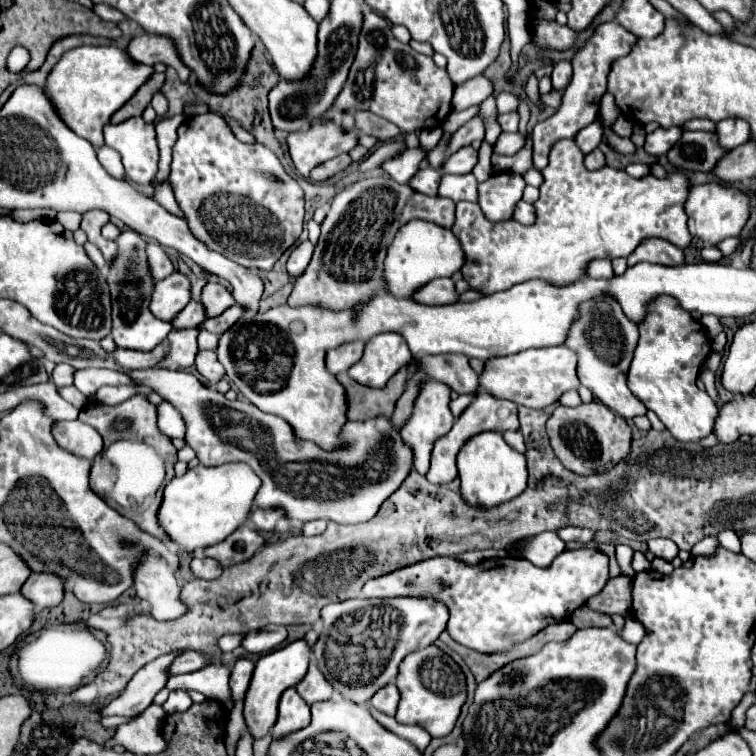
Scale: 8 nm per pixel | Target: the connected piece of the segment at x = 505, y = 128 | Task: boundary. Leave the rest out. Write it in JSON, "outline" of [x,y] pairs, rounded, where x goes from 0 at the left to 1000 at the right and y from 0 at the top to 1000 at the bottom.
{"outline":[[[677,148],[677,151],[659,151],[656,153],[664,175],[683,175],[685,172],[685,151]]]}

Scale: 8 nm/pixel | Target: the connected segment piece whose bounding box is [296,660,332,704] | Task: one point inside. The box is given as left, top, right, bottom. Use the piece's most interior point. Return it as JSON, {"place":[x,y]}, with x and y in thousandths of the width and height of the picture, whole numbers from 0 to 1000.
{"place":[414,910]}

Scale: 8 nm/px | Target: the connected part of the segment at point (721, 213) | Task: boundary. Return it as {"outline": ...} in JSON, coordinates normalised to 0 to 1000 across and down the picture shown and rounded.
{"outline":[[[947,238],[915,246],[907,265],[907,283],[921,294],[921,312],[934,323],[947,325],[958,315],[976,312],[987,299],[992,288],[992,257]]]}

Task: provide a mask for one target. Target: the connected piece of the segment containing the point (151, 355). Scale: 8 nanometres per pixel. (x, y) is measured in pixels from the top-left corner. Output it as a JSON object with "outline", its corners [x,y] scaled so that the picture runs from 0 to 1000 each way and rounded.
{"outline":[[[214,452],[214,455],[209,455],[209,458],[206,458],[204,463],[198,463],[198,466],[156,460],[151,468],[153,468],[153,479],[159,479],[159,484],[172,487],[172,489],[193,489],[193,487],[201,487],[201,484],[206,484],[209,479],[217,476],[220,460],[222,460],[222,452]]]}

